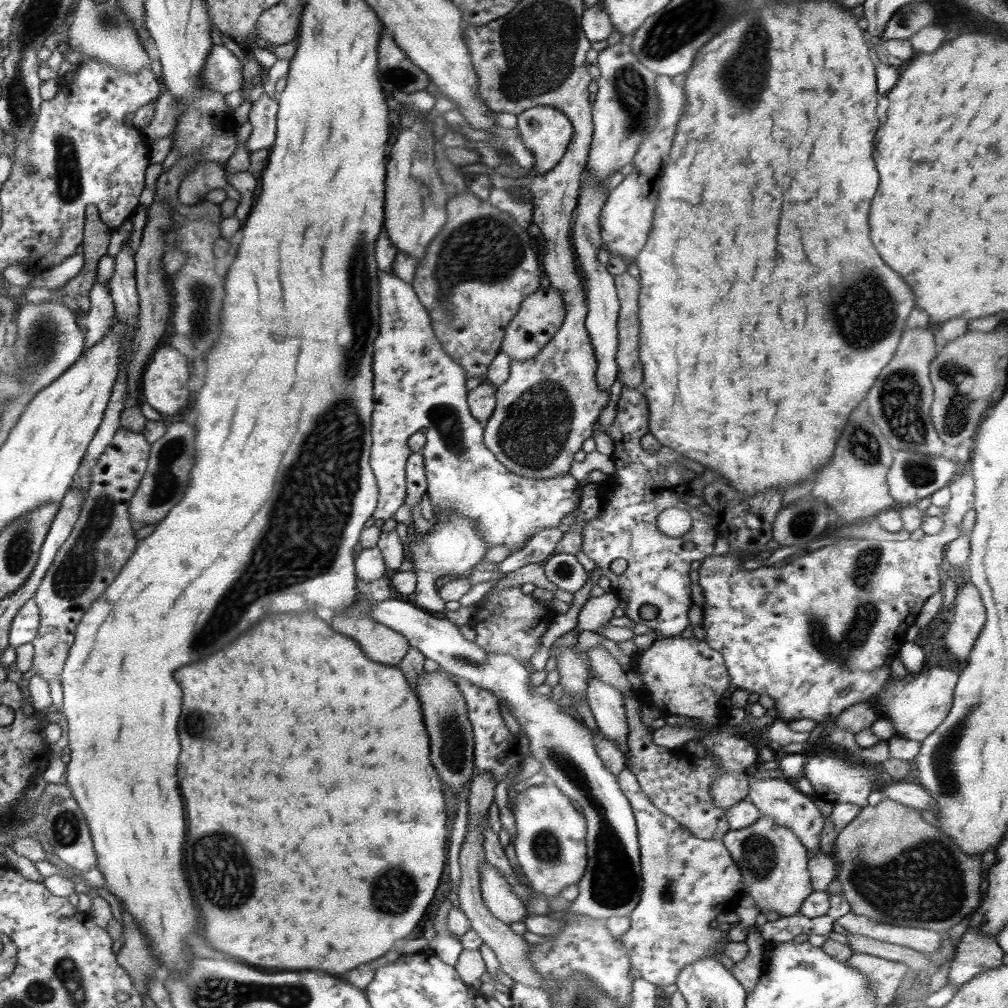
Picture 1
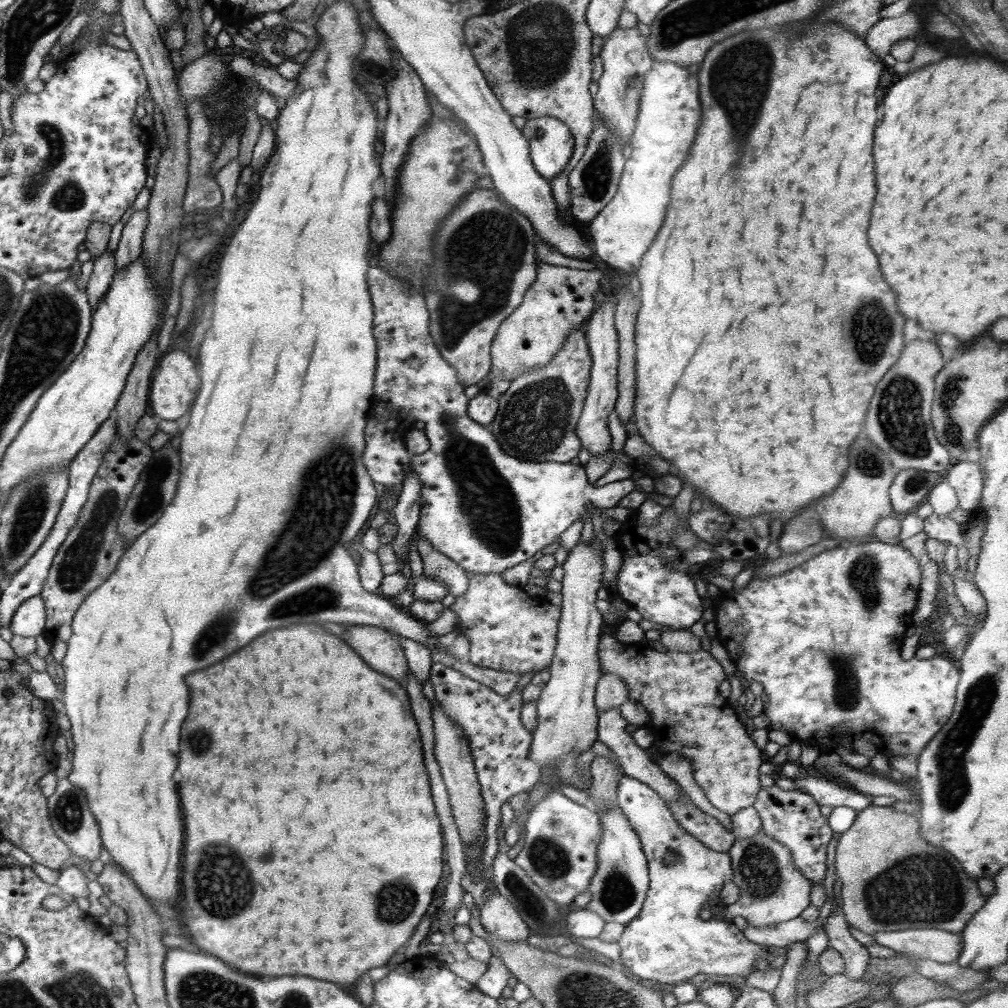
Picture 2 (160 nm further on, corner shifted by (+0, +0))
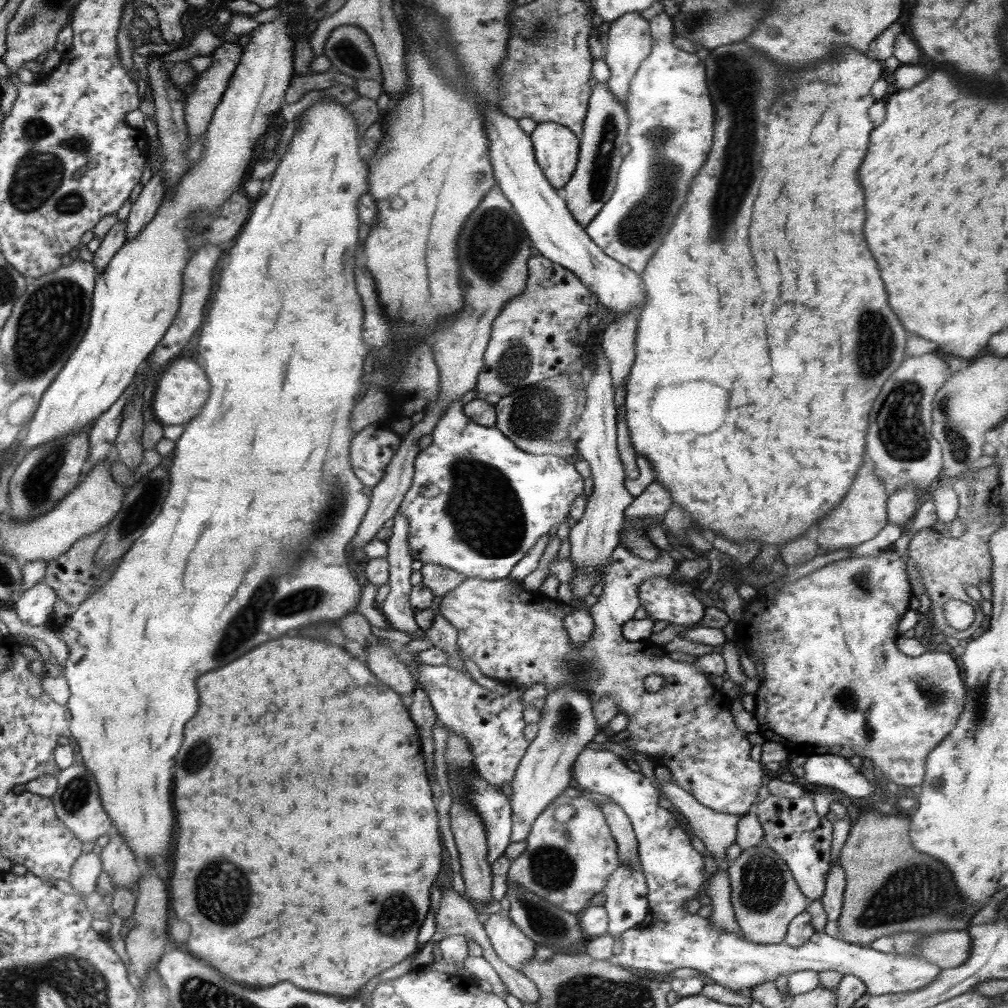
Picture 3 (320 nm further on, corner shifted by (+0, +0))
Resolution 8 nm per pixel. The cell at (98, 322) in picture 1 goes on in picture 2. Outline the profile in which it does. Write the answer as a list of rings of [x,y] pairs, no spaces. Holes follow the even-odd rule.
[[[104,251],[93,260],[93,272],[87,282],[87,295],[91,309],[96,310],[98,302],[107,293],[114,273],[117,271],[112,251]]]

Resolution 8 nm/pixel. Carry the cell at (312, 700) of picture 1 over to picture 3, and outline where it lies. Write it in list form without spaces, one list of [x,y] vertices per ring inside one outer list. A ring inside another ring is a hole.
[[[280,636],[266,642],[232,664],[202,674],[196,688],[200,708],[198,714],[186,724],[184,744],[174,764],[174,786],[178,780],[178,834],[174,836],[174,848],[170,852],[171,864],[174,864],[172,878],[166,880],[170,908],[191,928],[186,942],[187,952],[214,966],[226,978],[246,986],[264,988],[290,980],[302,990],[357,997],[372,976],[413,957],[419,951],[418,931],[431,910],[430,888],[442,868],[438,816],[415,722],[404,707],[401,696],[372,674],[363,657],[356,660],[340,646],[310,638]]]

